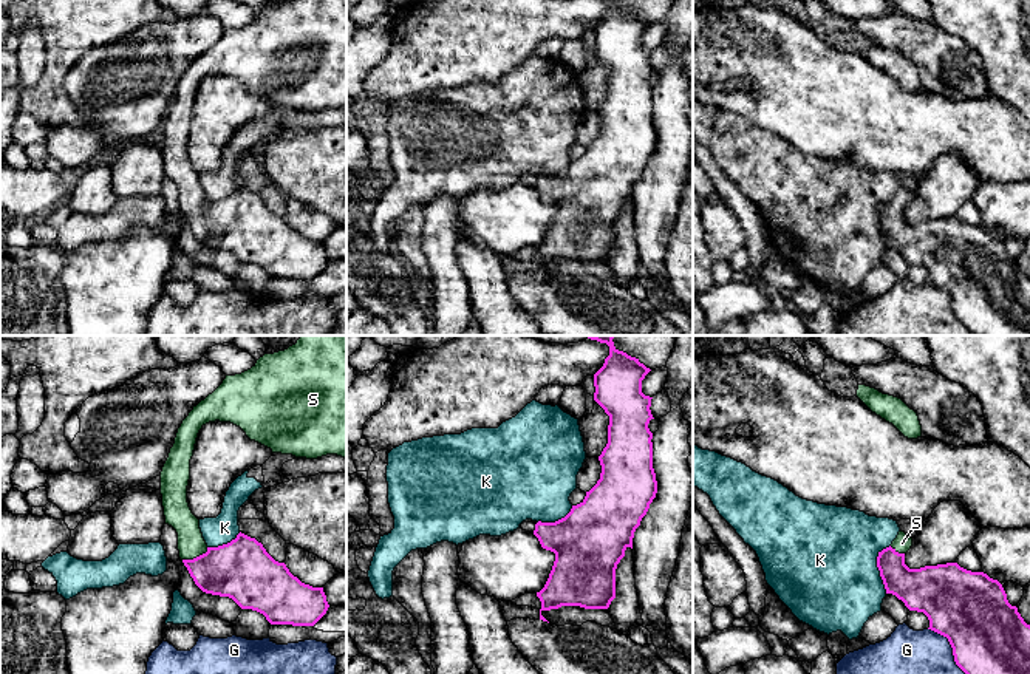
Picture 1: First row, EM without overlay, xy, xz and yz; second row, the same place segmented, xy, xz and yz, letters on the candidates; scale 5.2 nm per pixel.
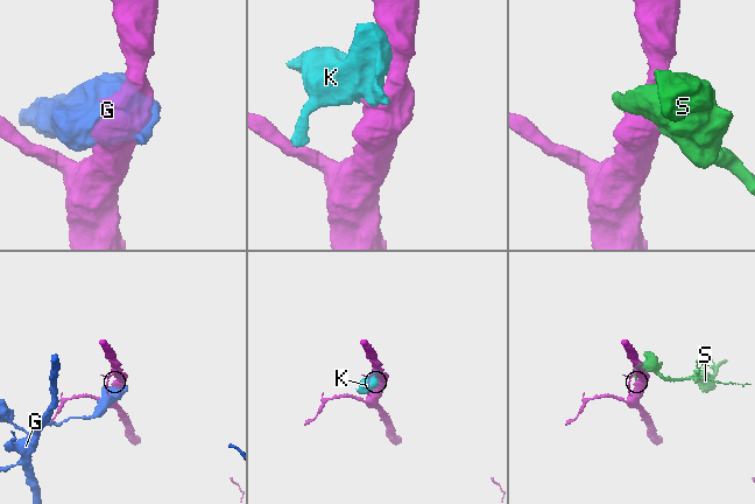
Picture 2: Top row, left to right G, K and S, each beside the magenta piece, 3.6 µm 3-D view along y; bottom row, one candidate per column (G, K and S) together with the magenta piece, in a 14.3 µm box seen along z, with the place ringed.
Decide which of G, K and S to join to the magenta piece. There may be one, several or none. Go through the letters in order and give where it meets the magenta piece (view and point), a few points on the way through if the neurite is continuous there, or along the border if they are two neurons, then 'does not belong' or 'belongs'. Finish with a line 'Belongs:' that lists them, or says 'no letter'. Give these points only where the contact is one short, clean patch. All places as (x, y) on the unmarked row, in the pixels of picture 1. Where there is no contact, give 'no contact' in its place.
G: meets magenta in yz at (953, 305); does not belong
K: meets magenta in yz at (877, 220); does not belong
S: meets magenta in xy at (197, 211); runs through xy (242, 223), (212, 223), (197, 211), (190, 197); belongs
Belongs: S

